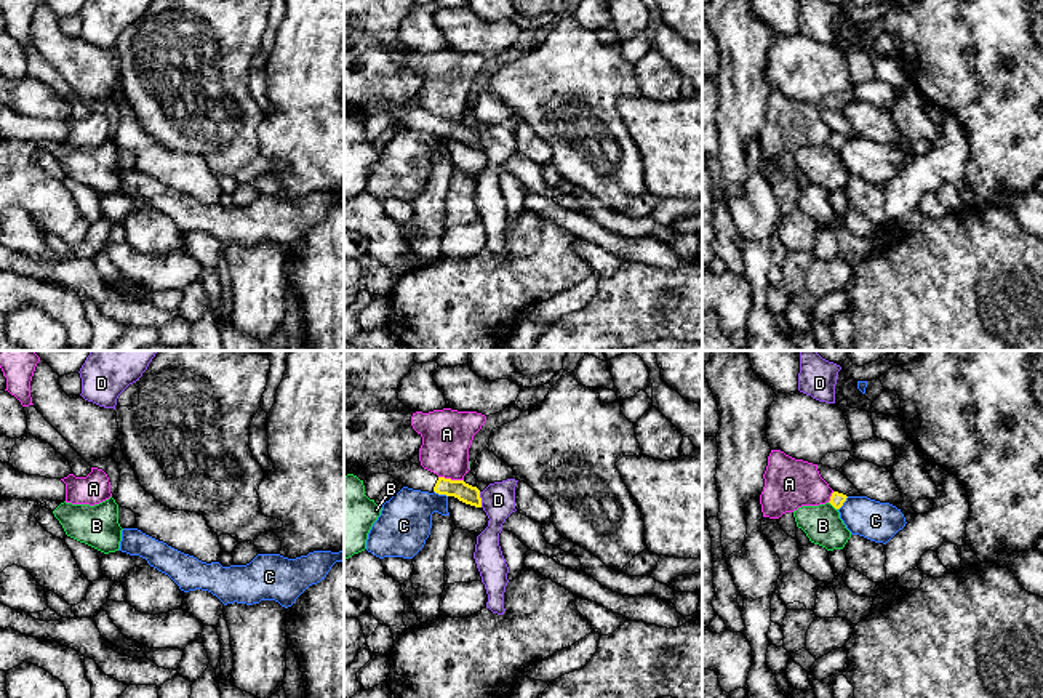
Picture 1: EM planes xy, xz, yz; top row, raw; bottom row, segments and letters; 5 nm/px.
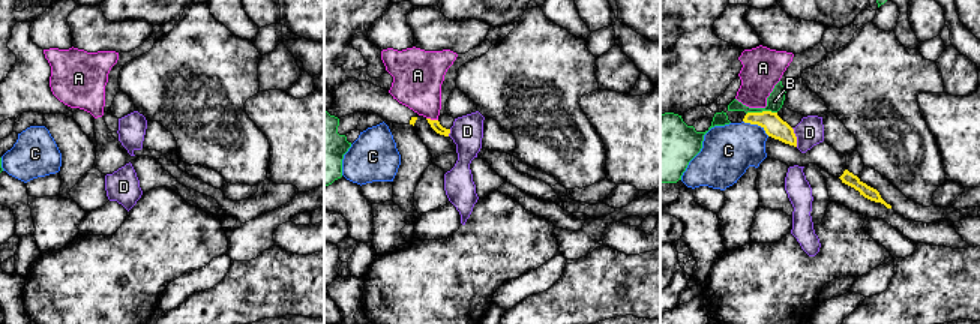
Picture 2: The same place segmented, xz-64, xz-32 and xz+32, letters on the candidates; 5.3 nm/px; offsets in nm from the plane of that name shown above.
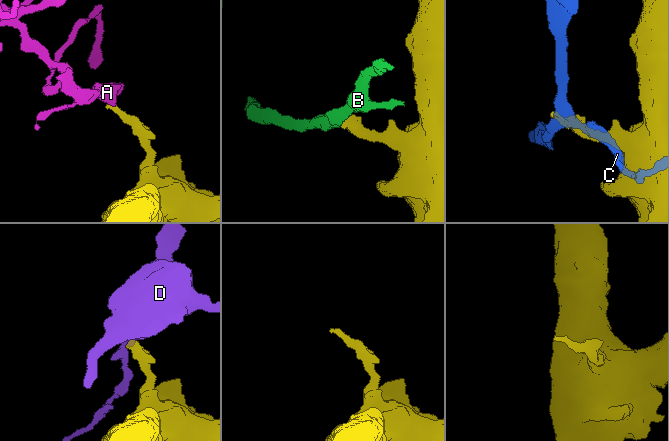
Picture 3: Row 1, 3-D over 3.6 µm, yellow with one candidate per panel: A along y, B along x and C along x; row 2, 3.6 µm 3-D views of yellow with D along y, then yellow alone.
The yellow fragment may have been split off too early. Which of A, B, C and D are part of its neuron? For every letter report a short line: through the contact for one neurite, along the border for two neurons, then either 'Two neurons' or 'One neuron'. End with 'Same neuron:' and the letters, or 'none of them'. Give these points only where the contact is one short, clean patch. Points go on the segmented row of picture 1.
A: Line: xz (439, 476), (463, 481). Two neurons
B: Line: yz (829, 501), (837, 509). Two neurons
C: Line: xz (434, 490), (447, 497). Two neurons
D: Two neurons
Same neuron: none of them

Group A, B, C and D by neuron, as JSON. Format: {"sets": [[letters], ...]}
{"sets": [["A"], ["B"], ["C"], ["D"]]}

